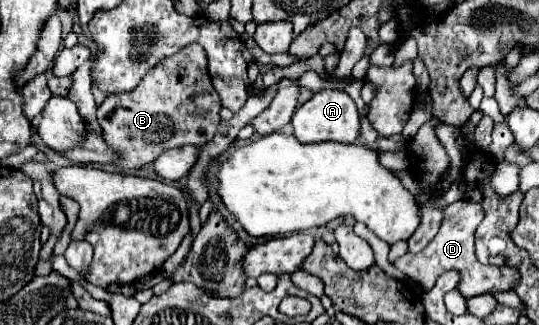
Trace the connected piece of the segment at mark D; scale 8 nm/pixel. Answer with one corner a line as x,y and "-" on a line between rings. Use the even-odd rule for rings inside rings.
460,200
460,202
446,206
442,226
440,226
438,234
432,238
432,242
416,254
406,252
404,256
396,258
394,266
400,272
404,272
408,278
418,282
426,292
432,290
436,278
446,270
458,270
462,274
462,282
460,282
458,290
468,298
478,296
478,294
514,290
514,284
518,284
518,272
514,272
514,268
486,266
486,264
478,262
478,258
474,256
474,232
478,228
478,224
482,222
482,216
484,216
482,204
476,204
476,202

